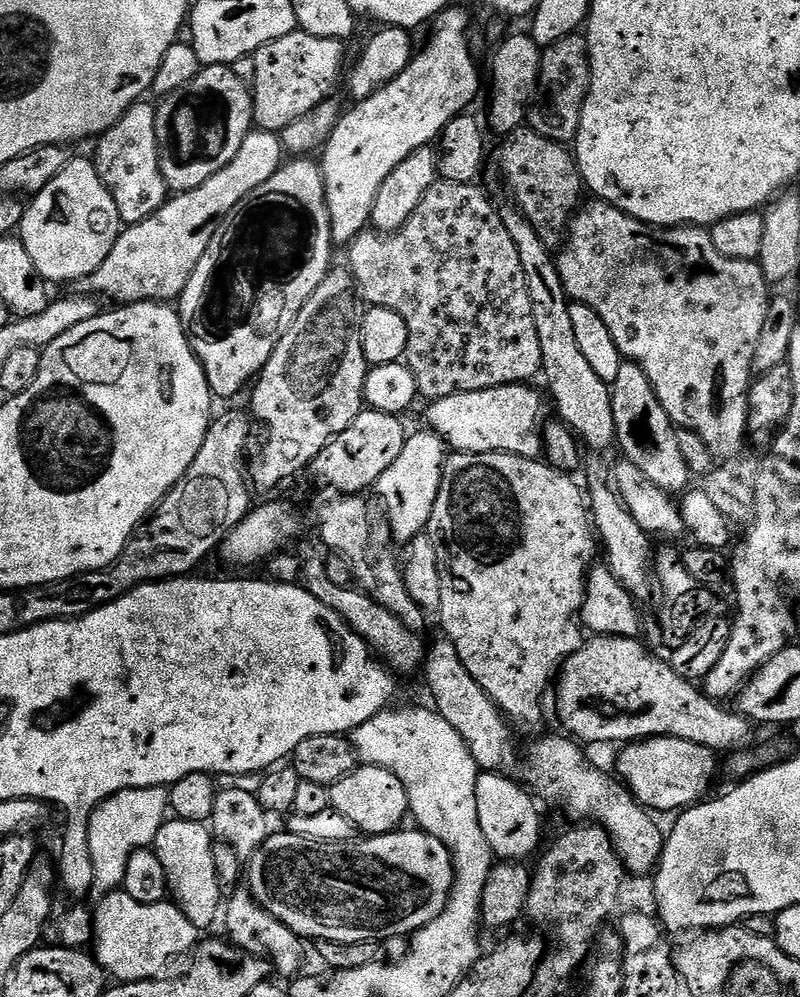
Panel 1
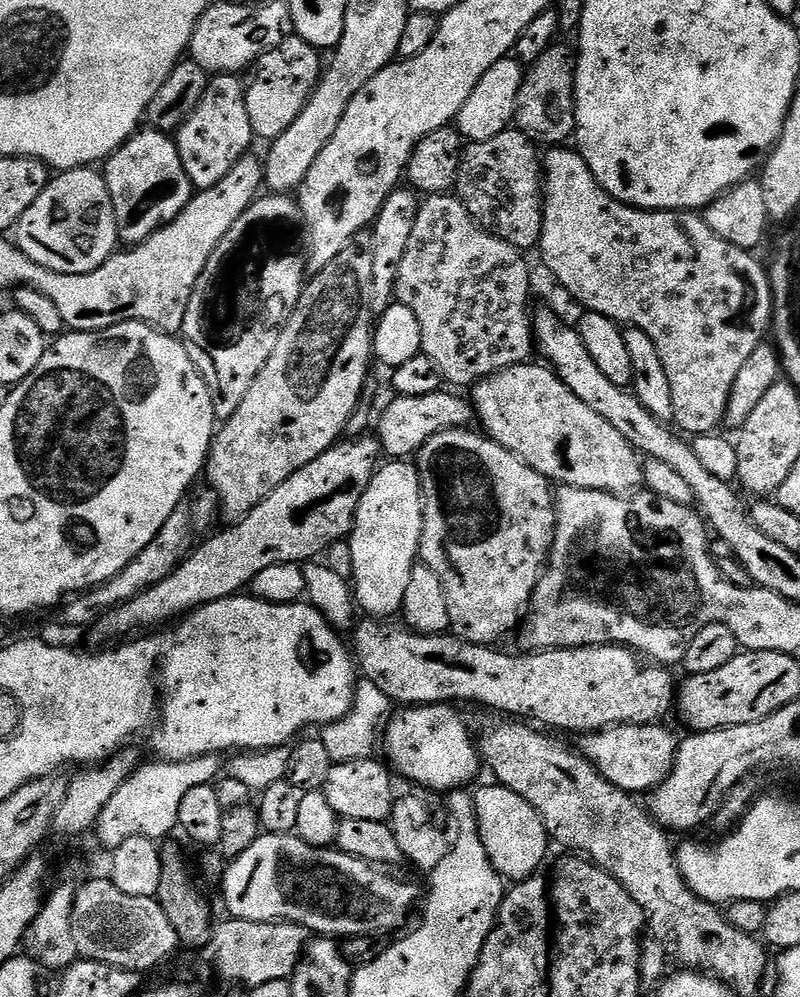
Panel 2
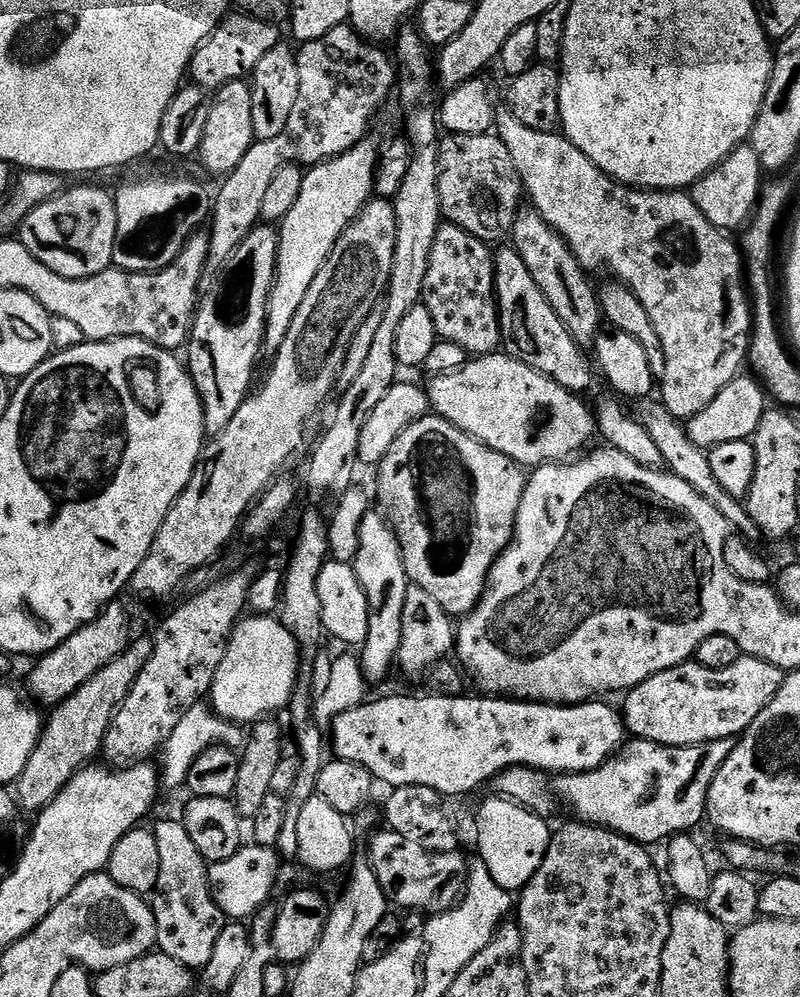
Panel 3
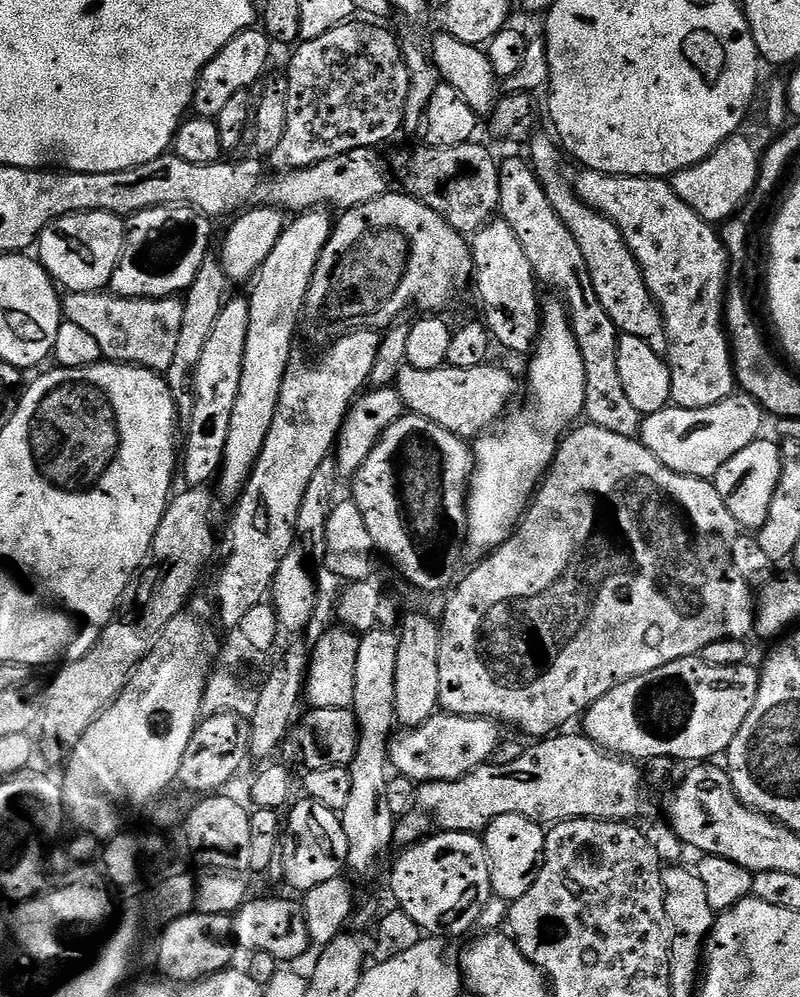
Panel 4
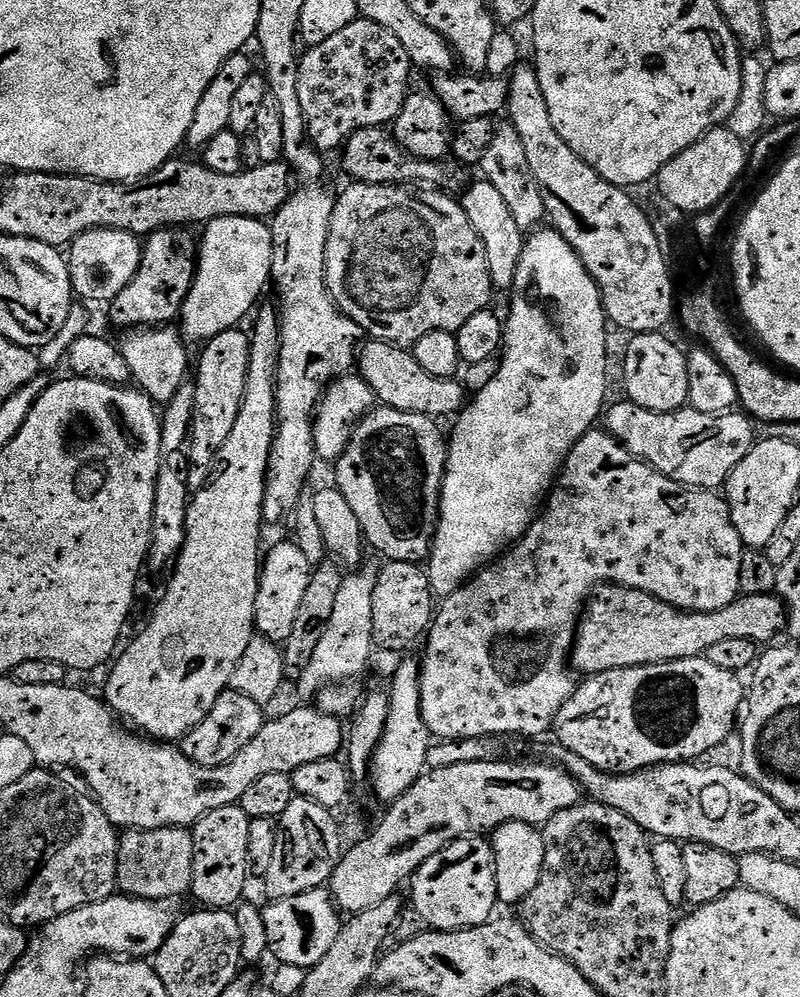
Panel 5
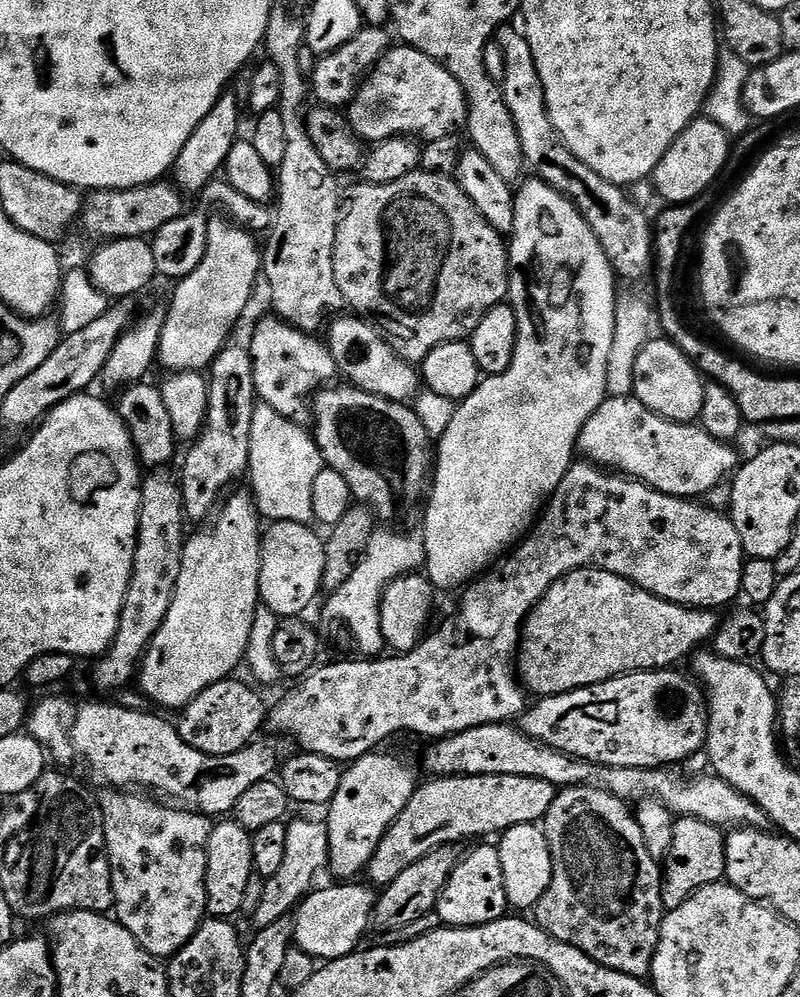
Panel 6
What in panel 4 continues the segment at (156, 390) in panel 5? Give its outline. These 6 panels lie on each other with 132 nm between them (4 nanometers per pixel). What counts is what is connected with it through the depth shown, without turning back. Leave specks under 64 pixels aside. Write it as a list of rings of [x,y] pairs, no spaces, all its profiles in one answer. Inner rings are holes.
[[[111,290],[68,292],[62,300],[63,319],[89,331],[97,339],[100,355],[105,361],[141,364],[161,374],[167,373],[170,362],[174,362],[183,309],[183,299],[175,296],[151,300],[118,296]]]

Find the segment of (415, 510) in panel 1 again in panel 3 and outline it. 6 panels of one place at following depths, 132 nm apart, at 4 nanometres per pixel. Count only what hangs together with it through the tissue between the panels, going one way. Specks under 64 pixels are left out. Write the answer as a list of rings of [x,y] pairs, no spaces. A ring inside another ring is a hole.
[[[369,510],[362,518],[362,530],[358,534],[358,554],[354,561],[358,582],[369,603],[369,630],[358,652],[360,669],[369,685],[380,684],[397,663],[402,642],[402,610],[406,606],[406,594],[410,581],[402,562],[402,550],[392,528],[392,522],[383,511]]]

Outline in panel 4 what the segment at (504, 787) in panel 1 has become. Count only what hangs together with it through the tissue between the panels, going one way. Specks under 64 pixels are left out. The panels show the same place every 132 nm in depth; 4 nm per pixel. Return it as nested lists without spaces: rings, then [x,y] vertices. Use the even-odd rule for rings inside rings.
[[[502,814],[502,818],[494,818],[482,833],[484,849],[488,855],[490,866],[490,882],[495,899],[511,902],[522,898],[530,886],[534,886],[540,861],[544,859],[544,838],[546,832],[530,818],[522,818],[522,814]]]

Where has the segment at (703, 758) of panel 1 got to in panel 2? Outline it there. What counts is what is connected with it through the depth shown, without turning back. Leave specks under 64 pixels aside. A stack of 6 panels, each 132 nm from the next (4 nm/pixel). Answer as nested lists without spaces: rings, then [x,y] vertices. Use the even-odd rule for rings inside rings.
[[[663,723],[655,724],[617,724],[614,728],[605,728],[602,732],[585,735],[579,751],[597,768],[615,788],[629,794],[636,792],[651,793],[671,774],[676,764],[678,736]]]

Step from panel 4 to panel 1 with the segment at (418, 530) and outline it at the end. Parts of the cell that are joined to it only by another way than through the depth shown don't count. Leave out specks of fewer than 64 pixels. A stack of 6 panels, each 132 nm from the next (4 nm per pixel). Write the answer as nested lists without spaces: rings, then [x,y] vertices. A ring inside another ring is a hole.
[[[452,452],[444,461],[438,498],[434,502],[434,510],[430,514],[430,522],[426,529],[426,534],[434,542],[434,550],[438,554],[438,570],[442,578],[442,602],[438,609],[438,617],[440,616],[440,624],[444,627],[443,635],[454,646],[456,657],[460,659],[462,666],[466,666],[470,678],[474,678],[474,682],[482,686],[482,690],[516,726],[525,724],[526,727],[532,728],[543,718],[544,695],[547,692],[549,695],[550,685],[557,679],[560,669],[564,667],[564,661],[586,643],[586,636],[578,617],[584,610],[588,573],[593,567],[592,559],[595,558],[596,552],[598,556],[598,540],[594,535],[594,525],[590,519],[590,508],[586,503],[585,493],[581,485],[579,488],[572,479],[571,475],[560,472],[540,458],[515,456],[509,452]]]

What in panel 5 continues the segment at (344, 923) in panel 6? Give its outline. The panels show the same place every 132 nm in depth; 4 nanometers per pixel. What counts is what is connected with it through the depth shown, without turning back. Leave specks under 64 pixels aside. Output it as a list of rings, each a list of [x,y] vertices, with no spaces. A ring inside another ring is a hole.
[[[327,887],[312,888],[300,895],[269,901],[262,914],[269,938],[269,953],[276,955],[279,963],[302,966],[306,970],[326,958],[326,950],[330,950],[334,938],[338,938],[342,923],[341,913]]]

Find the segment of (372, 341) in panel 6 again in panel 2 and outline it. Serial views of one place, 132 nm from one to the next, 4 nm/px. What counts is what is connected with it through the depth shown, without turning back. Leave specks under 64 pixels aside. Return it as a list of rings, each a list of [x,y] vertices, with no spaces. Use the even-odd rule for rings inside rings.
[[[536,363],[515,364],[471,385],[470,403],[478,424],[480,420],[479,427],[491,440],[523,458],[553,485],[617,494],[639,489],[644,483],[644,469],[636,449],[618,434],[618,430],[614,430],[614,426],[610,426],[610,422],[606,422],[606,418],[602,418],[602,414],[594,414],[578,394],[571,392],[551,367]]]

